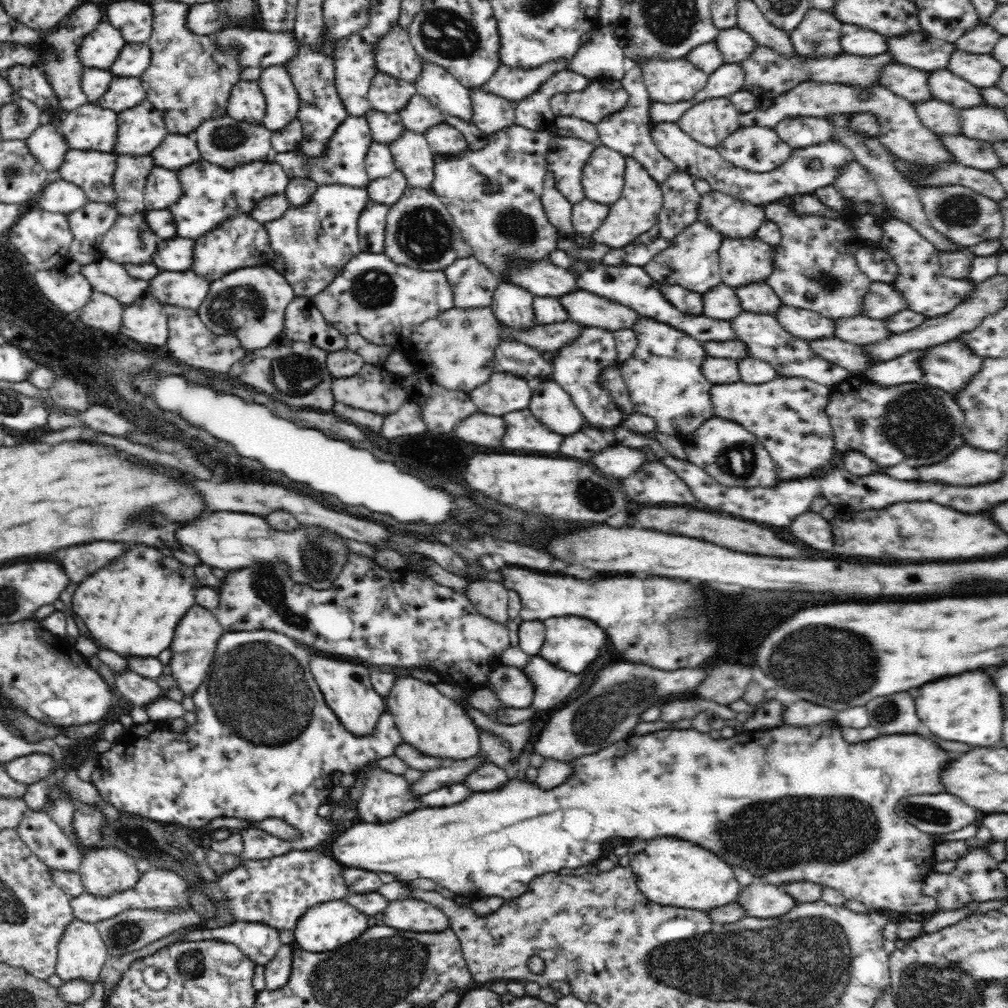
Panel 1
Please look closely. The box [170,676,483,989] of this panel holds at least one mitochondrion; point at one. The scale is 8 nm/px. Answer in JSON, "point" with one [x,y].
{"point":[190,963]}

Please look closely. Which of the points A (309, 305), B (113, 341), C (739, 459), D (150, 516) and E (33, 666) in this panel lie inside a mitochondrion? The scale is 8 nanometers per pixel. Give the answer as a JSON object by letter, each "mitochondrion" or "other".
{"A":"other","B":"other","C":"mitochondrion","D":"mitochondrion","E":"other"}

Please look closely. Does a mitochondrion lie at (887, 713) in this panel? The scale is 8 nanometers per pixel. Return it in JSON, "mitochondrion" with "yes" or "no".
{"mitochondrion":"yes"}

